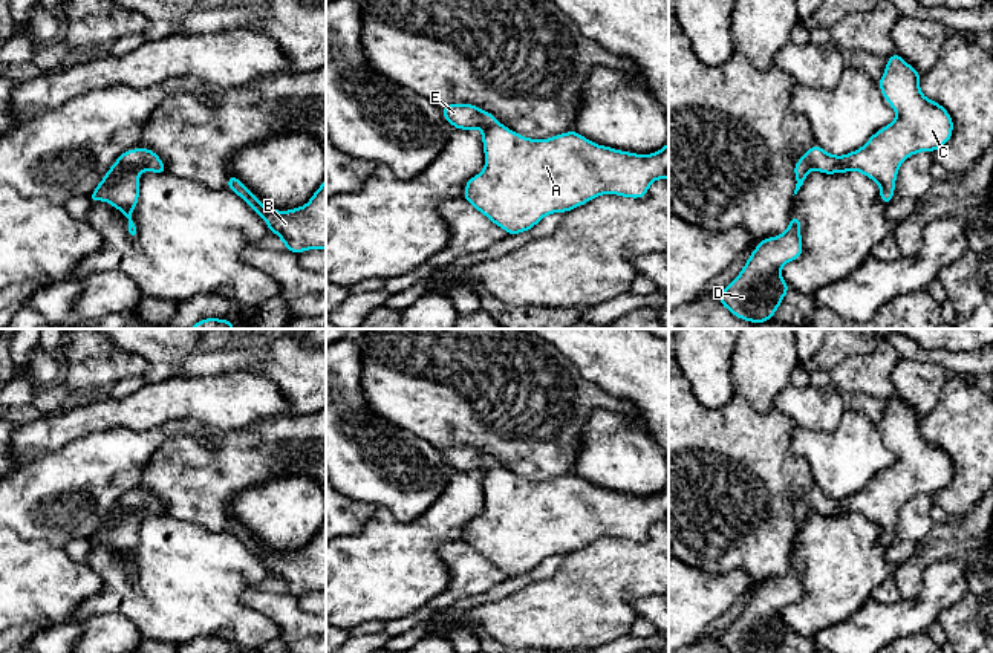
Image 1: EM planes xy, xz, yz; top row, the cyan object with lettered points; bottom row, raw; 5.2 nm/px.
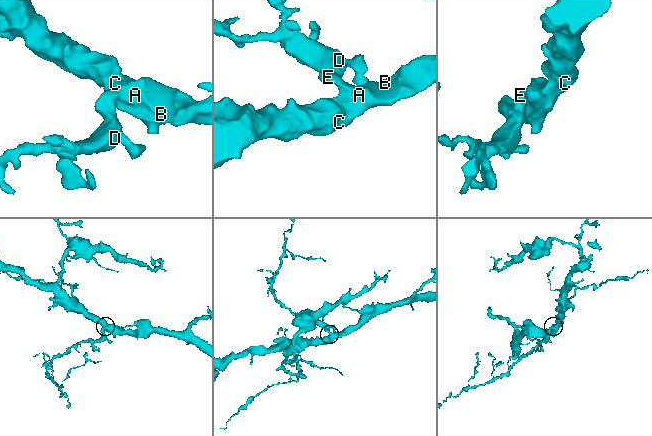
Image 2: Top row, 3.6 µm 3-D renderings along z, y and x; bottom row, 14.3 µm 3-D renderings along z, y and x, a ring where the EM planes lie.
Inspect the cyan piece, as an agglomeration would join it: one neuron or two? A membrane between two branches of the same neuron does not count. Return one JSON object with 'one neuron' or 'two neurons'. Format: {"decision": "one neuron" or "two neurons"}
{"decision": "one neuron"}

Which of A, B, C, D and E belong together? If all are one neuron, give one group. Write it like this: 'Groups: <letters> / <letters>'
Groups: A B C D E

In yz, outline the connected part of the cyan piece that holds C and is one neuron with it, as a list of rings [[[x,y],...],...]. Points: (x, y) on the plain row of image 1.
[[[894,395],[878,430],[897,460],[874,476],[861,491],[843,499],[829,497],[814,486],[794,506],[794,537],[811,512],[823,517],[860,514],[880,528],[880,541],[889,547],[894,543],[900,508],[915,495],[936,494],[953,476],[950,456],[921,436],[920,422],[921,416]]]

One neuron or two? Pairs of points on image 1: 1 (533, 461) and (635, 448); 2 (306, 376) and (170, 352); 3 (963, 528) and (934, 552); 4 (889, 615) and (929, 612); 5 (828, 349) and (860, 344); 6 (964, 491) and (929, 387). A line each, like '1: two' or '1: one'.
1: two
2: two
3: one
4: one
5: one
6: two

